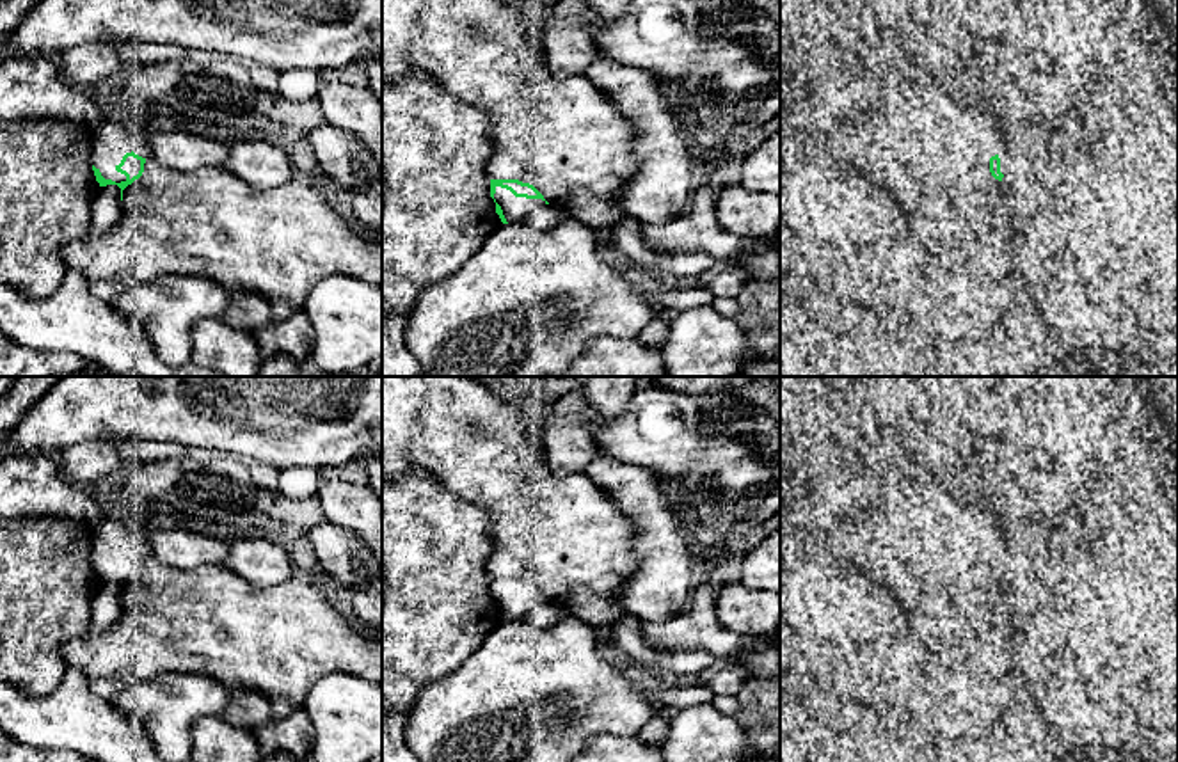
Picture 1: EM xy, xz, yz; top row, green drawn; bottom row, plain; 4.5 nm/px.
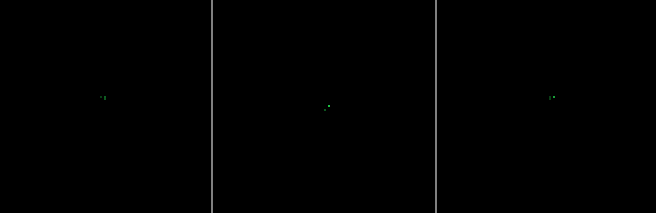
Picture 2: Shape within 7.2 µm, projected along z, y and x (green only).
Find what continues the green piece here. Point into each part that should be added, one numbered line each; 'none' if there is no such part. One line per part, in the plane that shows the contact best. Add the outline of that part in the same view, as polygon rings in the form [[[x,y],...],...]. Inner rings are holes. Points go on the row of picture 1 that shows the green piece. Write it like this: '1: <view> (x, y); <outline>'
1: xz (560, 135); [[[382,0],[382,85],[407,73],[423,73],[460,103],[480,108],[490,119],[494,142],[487,176],[529,183],[549,204],[558,204],[574,190],[622,199],[640,171],[633,121],[585,75],[554,78],[545,52],[537,46],[533,25],[515,5],[501,0]]]

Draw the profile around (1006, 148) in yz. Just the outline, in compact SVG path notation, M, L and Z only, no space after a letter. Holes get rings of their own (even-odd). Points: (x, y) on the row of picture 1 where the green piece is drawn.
M1006 130L997 137L999 139L999 158L1000 158L1000 172L1006 174L1011 163L1016 158L1015 144L1007 139Z

